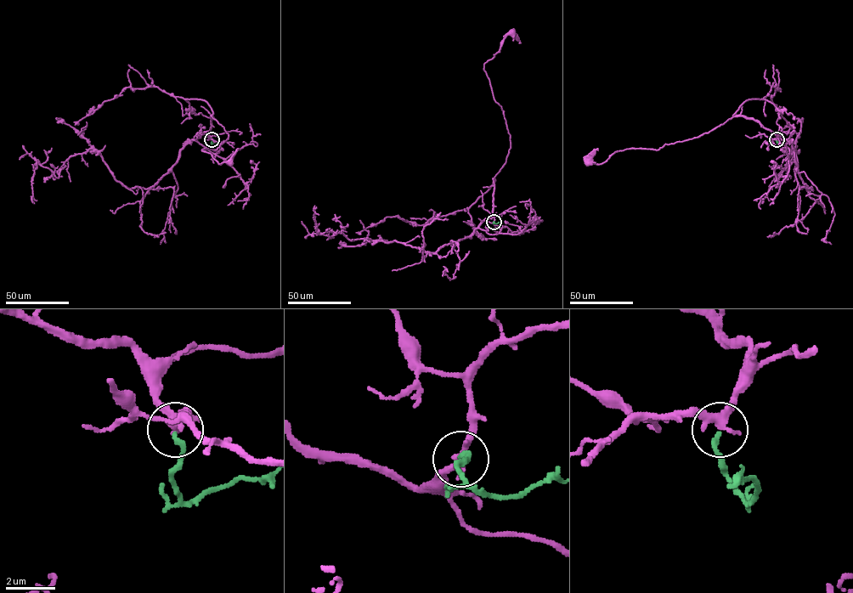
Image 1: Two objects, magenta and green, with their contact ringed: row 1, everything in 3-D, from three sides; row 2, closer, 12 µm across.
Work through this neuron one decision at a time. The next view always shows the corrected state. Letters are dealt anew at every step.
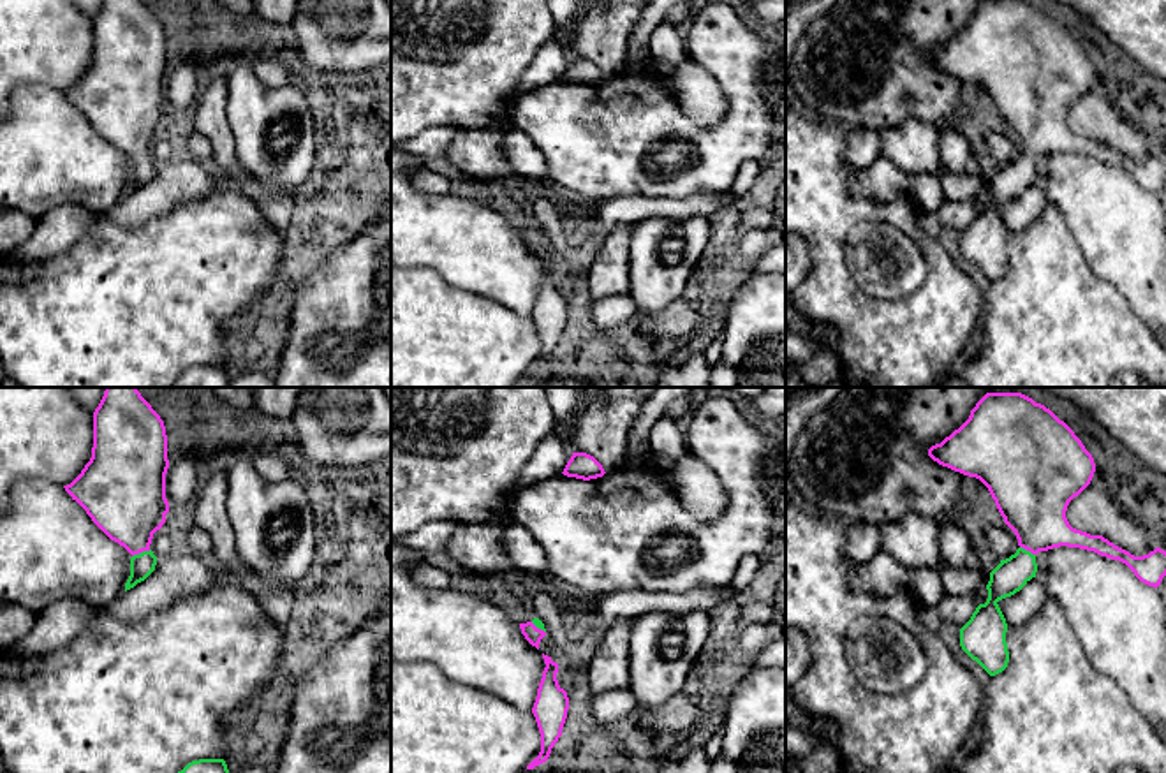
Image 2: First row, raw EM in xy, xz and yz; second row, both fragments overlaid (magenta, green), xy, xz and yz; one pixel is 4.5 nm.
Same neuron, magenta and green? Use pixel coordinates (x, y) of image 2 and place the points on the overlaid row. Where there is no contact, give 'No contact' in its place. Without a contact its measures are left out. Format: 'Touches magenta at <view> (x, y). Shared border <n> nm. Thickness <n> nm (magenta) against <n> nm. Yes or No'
Touches magenta at xy (141, 552). Shared border 90 nm. Thickness 360 nm (magenta) against 110 nm. Yes

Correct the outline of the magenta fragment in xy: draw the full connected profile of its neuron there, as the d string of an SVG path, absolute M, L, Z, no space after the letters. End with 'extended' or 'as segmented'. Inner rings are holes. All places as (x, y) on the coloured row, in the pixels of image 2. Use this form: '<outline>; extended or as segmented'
M106 387L93 412L92 458L81 474L63 488L111 541L132 555L125 592L155 571L157 556L150 544L169 512L167 468L167 435L160 416L136 387Z; extended

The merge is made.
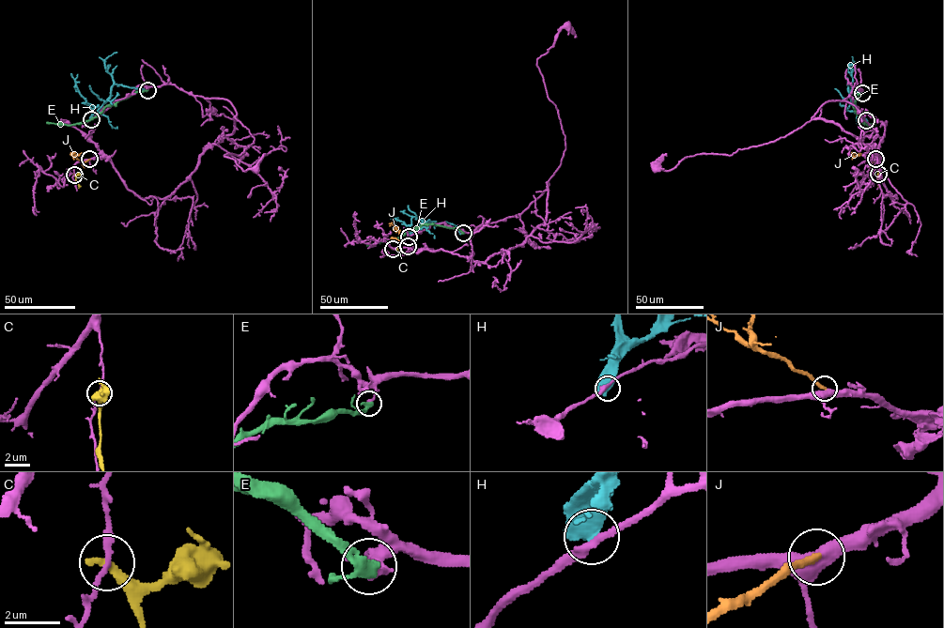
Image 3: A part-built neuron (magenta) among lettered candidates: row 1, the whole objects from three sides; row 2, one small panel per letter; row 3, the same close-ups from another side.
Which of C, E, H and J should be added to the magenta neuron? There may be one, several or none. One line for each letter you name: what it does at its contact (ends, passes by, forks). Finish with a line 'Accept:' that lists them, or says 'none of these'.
J: it ends
Accept: J

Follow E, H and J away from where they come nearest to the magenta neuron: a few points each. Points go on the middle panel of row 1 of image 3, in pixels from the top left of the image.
E: (463, 233), (457, 229), (423, 224), (400, 237), (366, 245)
H: (409, 237), (417, 227), (430, 222), (423, 219), (424, 223), (434, 222)
J: (408, 246), (401, 241), (399, 232), (392, 222), (390, 226)

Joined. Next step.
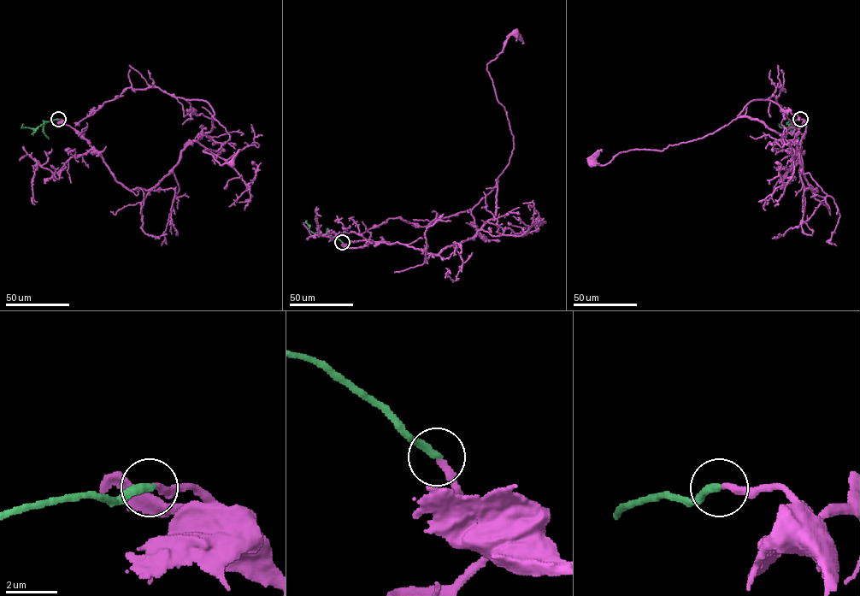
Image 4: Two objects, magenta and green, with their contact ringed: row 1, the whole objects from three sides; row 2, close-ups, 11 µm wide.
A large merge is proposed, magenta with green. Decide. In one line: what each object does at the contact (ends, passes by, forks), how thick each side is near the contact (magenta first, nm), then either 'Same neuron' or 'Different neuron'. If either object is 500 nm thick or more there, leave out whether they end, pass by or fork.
At the ring magenta ends. At the ring green ends. Thickness 300 nm (magenta) against 340 nm. Same neuron

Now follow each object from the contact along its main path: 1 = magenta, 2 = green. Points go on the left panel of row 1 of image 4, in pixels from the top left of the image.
1: (58, 119), (131, 190), (155, 187), (180, 152), (211, 130), (213, 116), (229, 139), (203, 151), (232, 163)
2: (58, 119), (46, 121), (35, 129), (22, 127), (23, 124)

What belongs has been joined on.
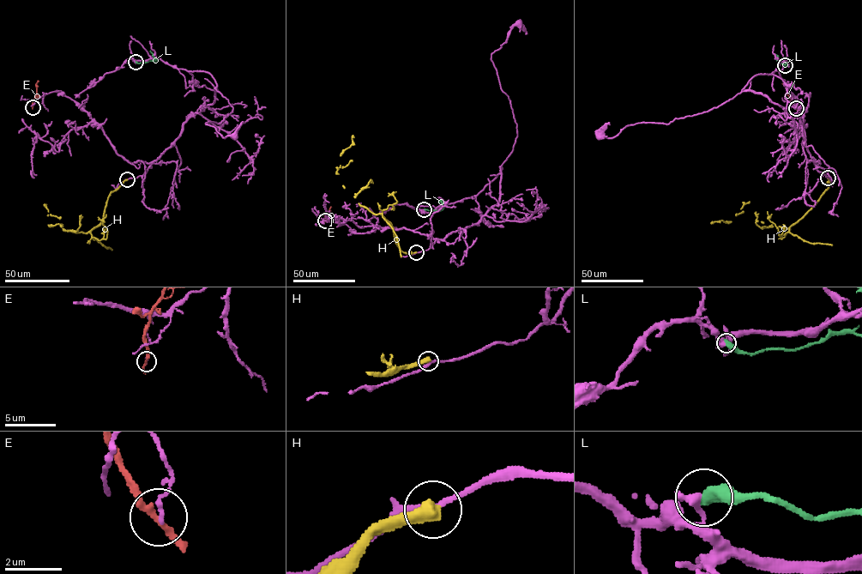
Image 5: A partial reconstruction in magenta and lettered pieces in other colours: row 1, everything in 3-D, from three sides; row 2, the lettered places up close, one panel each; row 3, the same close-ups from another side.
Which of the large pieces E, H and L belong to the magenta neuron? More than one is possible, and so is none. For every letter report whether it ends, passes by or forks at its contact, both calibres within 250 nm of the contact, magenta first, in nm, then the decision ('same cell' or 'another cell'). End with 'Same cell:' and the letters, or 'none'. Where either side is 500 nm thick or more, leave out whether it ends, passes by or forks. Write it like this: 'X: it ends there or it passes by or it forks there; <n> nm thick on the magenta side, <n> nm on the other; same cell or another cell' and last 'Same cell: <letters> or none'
E: it passes by; 120 nm thick on the magenta side, 200 nm on the other; another cell
H: it ends there; 200 nm thick on the magenta side, 480 nm on the other; another cell
L: 360 nm thick on the magenta side, 500 nm on the other; another cell
Same cell: none

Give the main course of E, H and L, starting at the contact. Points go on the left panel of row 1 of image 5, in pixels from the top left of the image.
E: (33, 107), (39, 81)
H: (127, 179), (110, 194), (102, 221), (89, 232), (75, 232), (48, 225), (58, 224), (62, 226)
L: (135, 62), (155, 61), (150, 51)

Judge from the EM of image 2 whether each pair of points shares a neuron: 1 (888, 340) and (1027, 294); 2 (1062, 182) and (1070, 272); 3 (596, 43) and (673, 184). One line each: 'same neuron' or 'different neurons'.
1: different neurons
2: different neurons
3: different neurons

